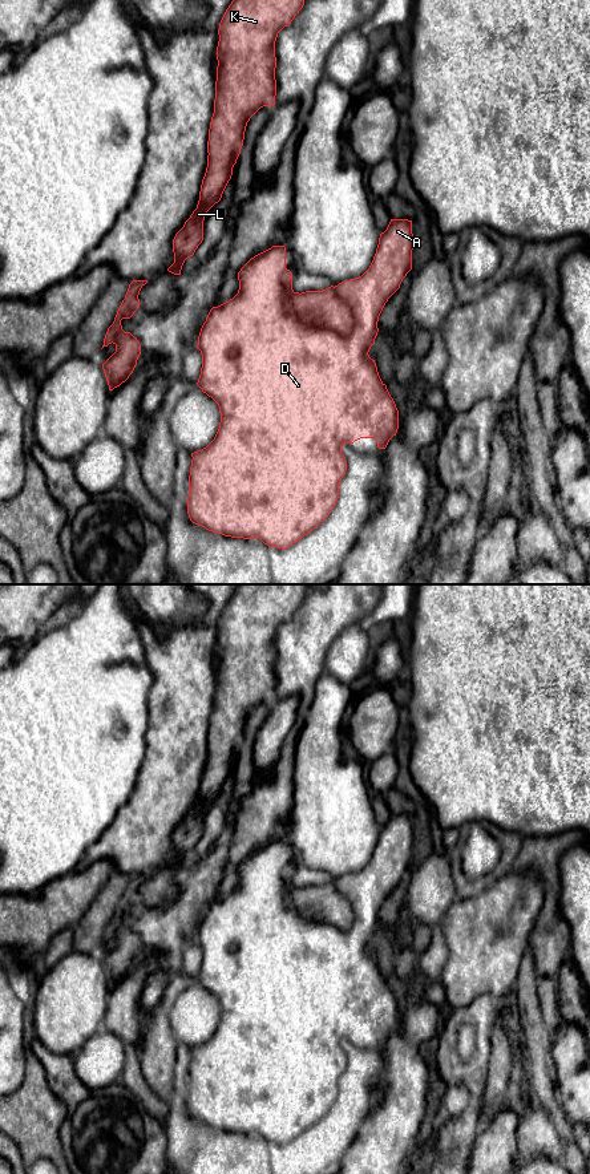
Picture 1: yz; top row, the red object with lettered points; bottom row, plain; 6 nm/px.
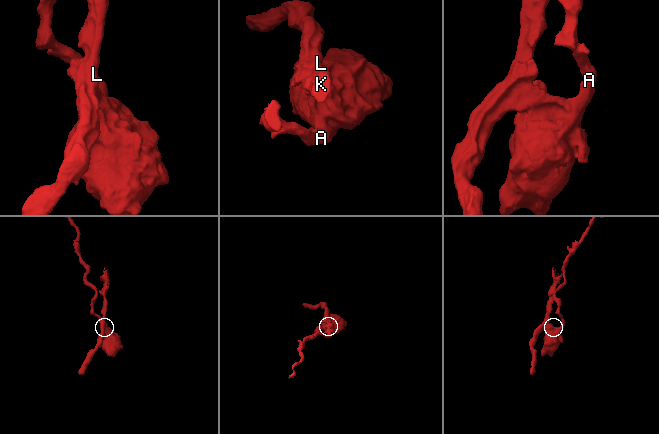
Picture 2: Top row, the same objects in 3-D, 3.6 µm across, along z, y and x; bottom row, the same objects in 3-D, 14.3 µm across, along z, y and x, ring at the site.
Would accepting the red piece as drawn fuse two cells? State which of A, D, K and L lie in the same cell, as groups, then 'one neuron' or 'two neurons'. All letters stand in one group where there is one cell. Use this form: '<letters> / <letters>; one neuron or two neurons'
A D / K L; two neurons

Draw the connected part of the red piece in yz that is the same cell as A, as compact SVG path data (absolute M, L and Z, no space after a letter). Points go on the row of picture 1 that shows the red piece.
M391 219L380 234L369 268L361 276L335 286L353 316L353 327L347 336L306 325L287 309L284 246L272 246L241 268L238 294L210 309L198 336L202 368L197 385L218 404L221 422L214 440L191 453L187 514L193 523L225 537L259 538L268 547L286 550L316 529L336 505L339 485L347 471L342 446L373 438L379 449L387 448L399 429L399 410L368 352L375 344L385 303L412 270L412 250L412 220Z

